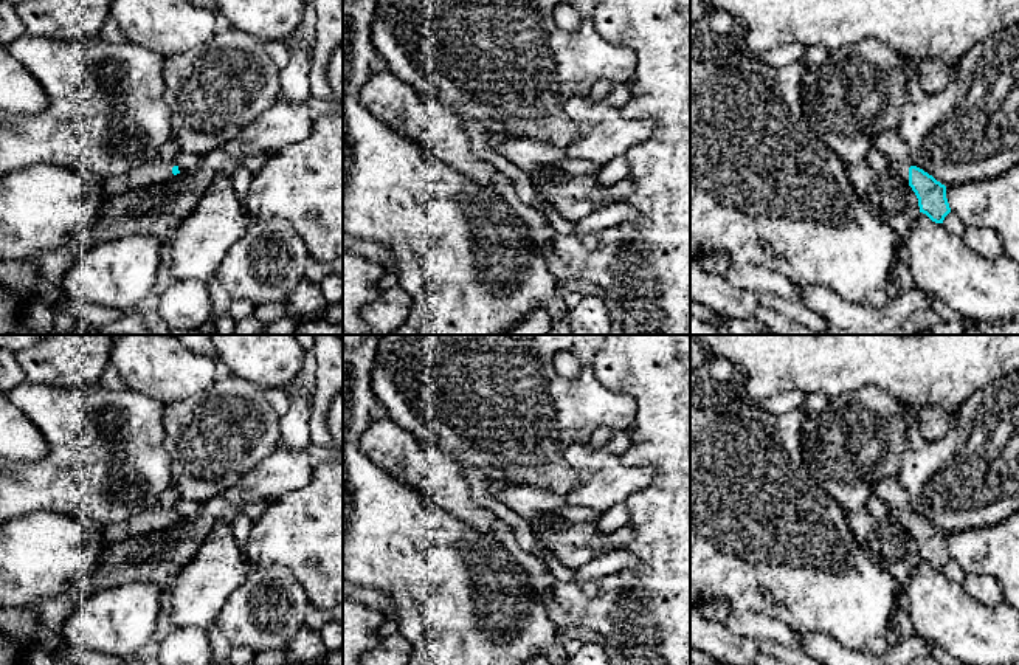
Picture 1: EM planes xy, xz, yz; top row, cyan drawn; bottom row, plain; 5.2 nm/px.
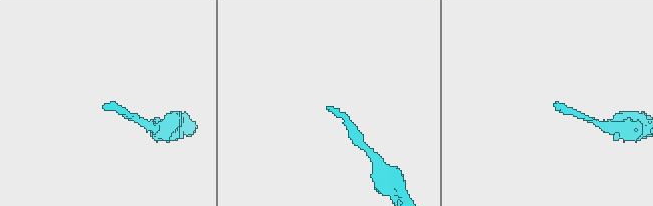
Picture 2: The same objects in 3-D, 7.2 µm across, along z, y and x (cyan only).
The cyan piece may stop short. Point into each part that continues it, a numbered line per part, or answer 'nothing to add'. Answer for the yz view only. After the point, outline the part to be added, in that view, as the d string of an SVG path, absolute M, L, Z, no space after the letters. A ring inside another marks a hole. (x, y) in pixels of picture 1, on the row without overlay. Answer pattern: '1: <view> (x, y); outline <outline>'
1: yz (901, 515); outline M904 508L904 510L893 510L892 516L900 521L900 524L909 530L909 515L915 513L912 508Z

